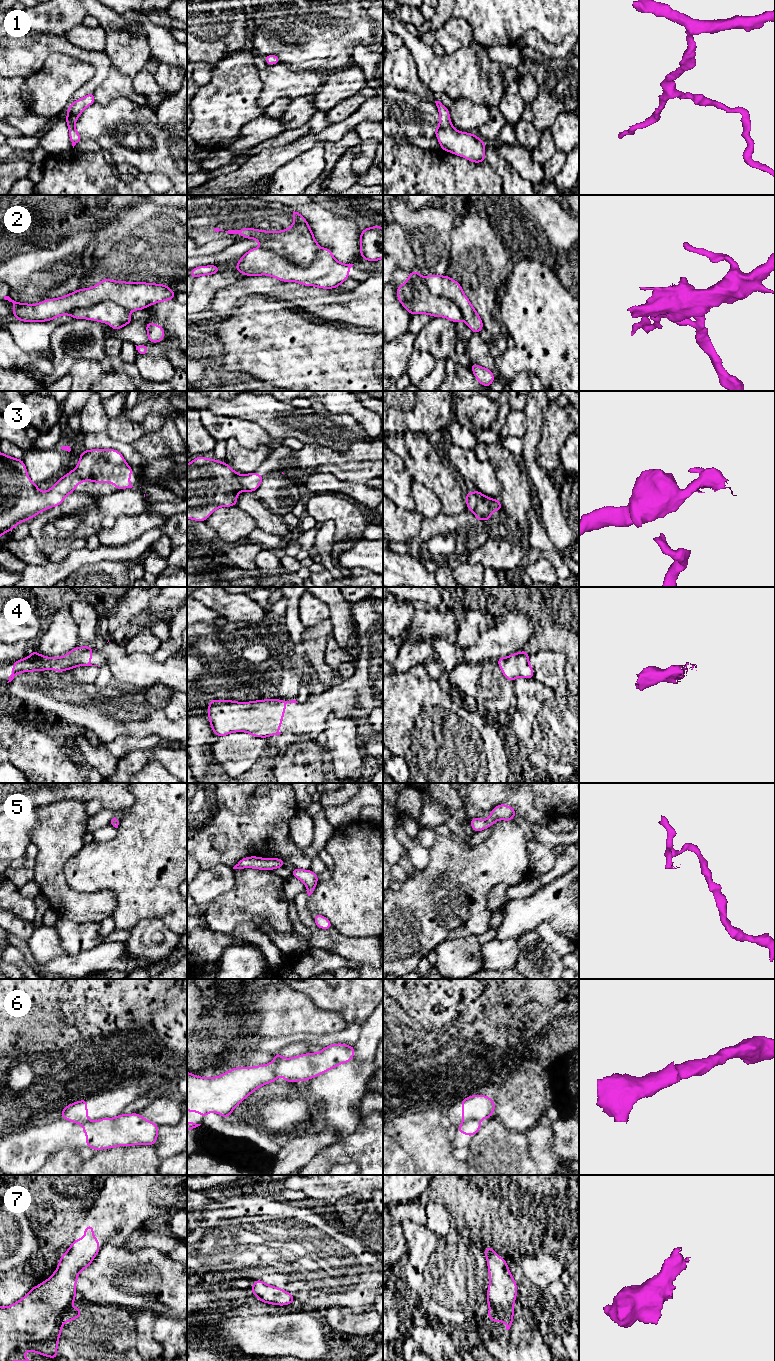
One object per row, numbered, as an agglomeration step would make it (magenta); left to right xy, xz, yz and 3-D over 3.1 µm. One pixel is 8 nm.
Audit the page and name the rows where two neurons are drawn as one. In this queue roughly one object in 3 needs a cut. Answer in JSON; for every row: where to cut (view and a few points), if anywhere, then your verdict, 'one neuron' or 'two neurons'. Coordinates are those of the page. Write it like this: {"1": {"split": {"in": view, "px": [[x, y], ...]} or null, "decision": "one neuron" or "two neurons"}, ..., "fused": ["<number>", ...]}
{"1": {"split": null, "decision": "one neuron"}, "2": {"split": {"in": "xz", "px": [[261, 246], [300, 266], [307, 266], [319, 247]]}, "decision": "two neurons"}, "3": {"split": null, "decision": "one neuron"}, "4": {"split": null, "decision": "one neuron"}, "5": {"split": null, "decision": "one neuron"}, "6": {"split": {"in": "xz", "px": [[281, 1058], [274, 1063], [274, 1073], [276, 1075]]}, "decision": "two neurons"}, "7": {"split": null, "decision": "one neuron"}, "fused": ["2", "6"]}

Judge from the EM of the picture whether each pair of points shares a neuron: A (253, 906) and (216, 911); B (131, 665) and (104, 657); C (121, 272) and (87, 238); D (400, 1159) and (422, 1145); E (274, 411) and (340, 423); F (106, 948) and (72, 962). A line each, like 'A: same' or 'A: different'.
A: same
B: same
C: different
D: different
E: same
F: same

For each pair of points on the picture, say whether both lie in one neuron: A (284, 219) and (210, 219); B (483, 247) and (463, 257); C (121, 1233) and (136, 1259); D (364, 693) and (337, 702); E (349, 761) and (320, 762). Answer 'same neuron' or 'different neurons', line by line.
A: same neuron
B: same neuron
C: different neurons
D: same neuron
E: different neurons

